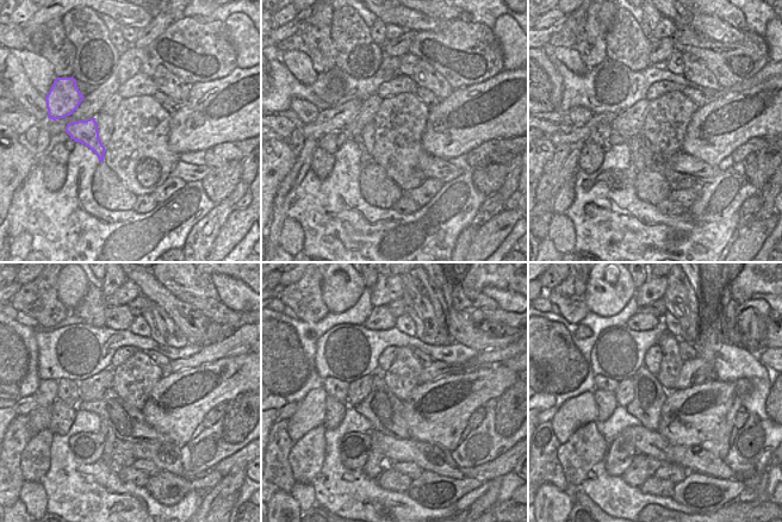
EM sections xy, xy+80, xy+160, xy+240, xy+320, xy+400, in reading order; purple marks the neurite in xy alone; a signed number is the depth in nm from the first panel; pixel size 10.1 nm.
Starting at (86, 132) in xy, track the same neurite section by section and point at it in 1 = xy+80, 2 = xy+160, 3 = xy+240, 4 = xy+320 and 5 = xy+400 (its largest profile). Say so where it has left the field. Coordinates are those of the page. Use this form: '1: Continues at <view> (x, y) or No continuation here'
1: Continues at xy+80 (366, 159)
2: Continues at xy+160 (614, 179)
3: Continues at xy+240 (87, 447)
4: Continues at xy+320 (354, 448)
5: Continues at xy+400 (621, 452)

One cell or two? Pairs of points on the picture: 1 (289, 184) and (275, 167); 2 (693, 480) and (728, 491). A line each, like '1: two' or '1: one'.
1: two
2: one

